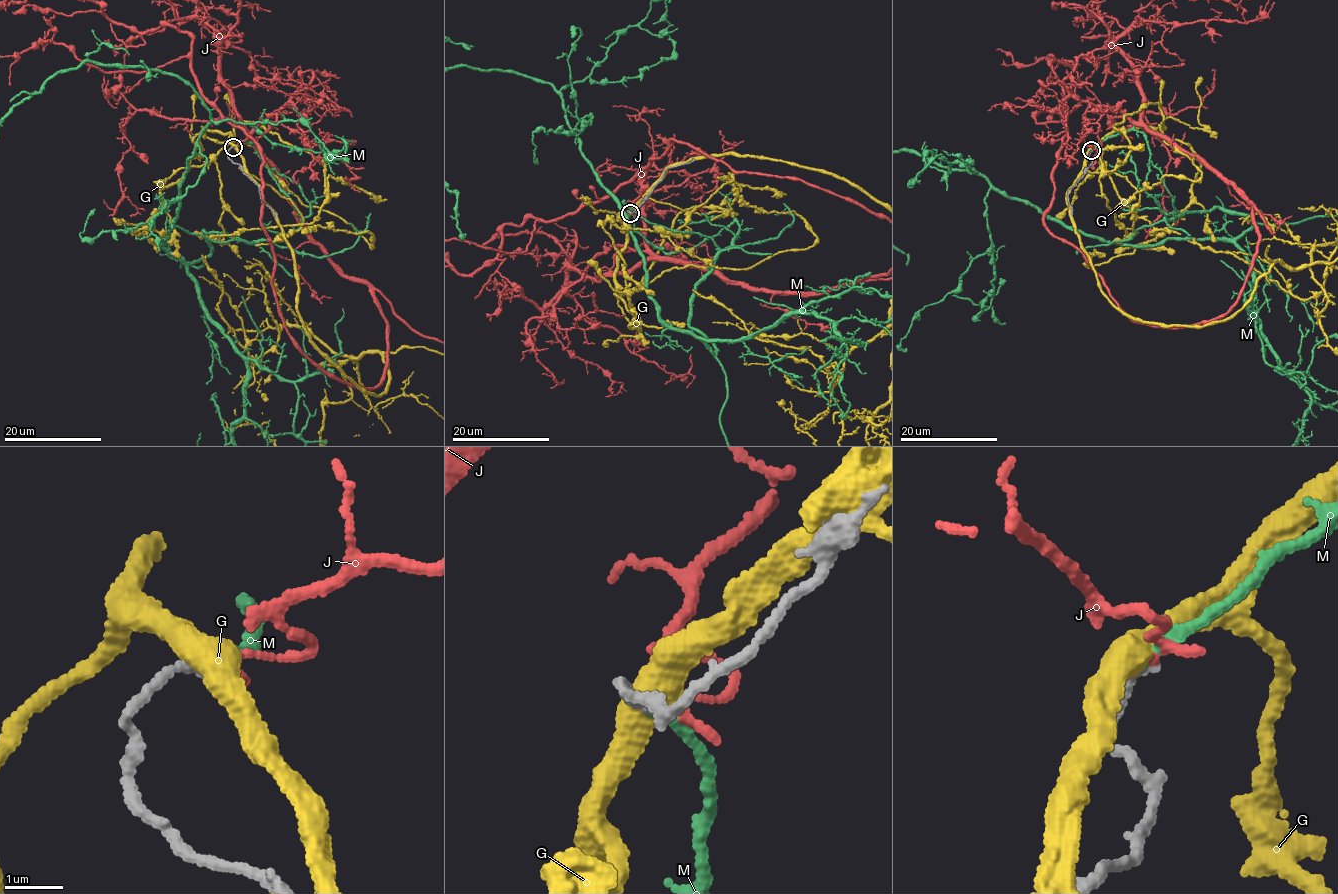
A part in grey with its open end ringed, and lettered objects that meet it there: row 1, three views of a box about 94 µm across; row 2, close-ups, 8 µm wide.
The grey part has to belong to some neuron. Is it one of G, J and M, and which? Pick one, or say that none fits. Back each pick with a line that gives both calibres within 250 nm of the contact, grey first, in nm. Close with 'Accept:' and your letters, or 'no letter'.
M: 140 nm thick on the grey side, 170 nm on the other
Accept: M

